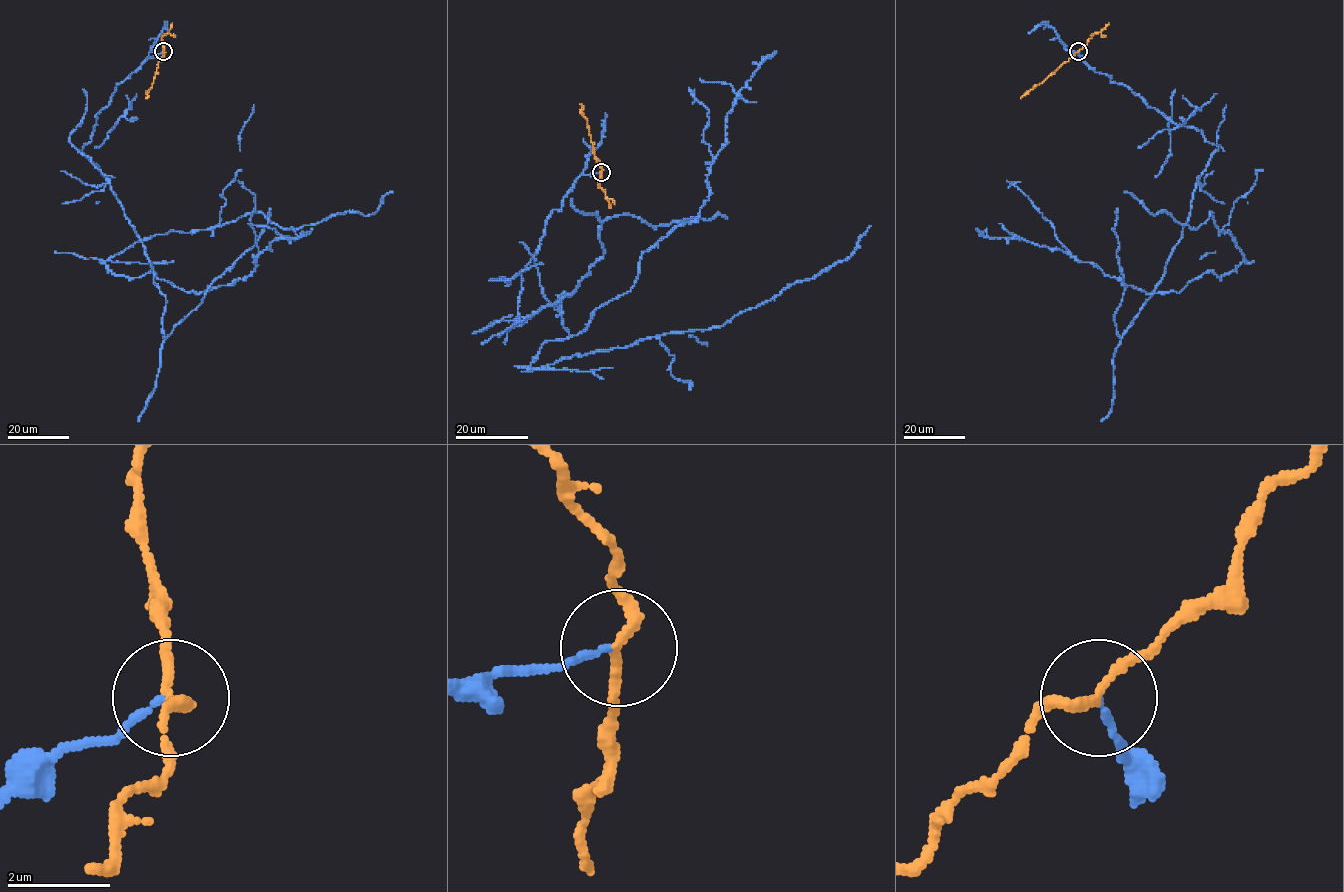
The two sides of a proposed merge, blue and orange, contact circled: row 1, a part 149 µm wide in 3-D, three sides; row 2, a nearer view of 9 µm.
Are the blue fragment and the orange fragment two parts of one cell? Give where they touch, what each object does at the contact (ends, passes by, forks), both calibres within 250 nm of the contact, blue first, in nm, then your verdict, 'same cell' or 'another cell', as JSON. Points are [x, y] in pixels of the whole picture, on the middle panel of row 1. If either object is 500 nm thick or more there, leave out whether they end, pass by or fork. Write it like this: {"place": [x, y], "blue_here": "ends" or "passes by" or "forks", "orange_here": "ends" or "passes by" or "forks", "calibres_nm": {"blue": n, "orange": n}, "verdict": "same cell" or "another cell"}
{"place": [601, 172], "blue_here": "ends", "orange_here": "passes by", "calibres_nm": {"blue": 130, "orange": 180}, "verdict": "another cell"}

